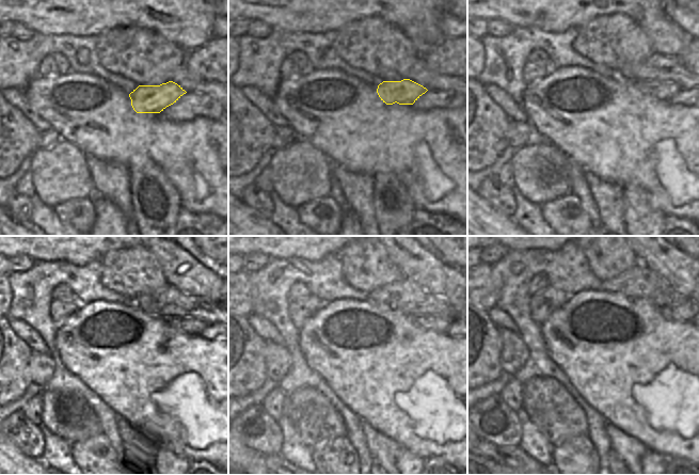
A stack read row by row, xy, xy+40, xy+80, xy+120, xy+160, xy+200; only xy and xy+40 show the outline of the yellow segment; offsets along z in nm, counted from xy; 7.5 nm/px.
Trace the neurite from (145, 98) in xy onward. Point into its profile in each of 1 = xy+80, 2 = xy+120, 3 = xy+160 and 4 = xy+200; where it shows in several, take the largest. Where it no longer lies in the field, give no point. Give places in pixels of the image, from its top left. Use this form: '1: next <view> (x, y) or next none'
1: next xy+80 (662, 90)
2: next xy+120 (189, 326)
3: next xy+160 (430, 322)
4: next xy+200 (684, 312)

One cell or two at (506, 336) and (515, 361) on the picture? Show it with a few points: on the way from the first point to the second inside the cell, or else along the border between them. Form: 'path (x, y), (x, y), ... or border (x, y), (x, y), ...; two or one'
path (512, 343), (514, 354); one

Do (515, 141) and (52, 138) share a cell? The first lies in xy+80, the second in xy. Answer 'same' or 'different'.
same

